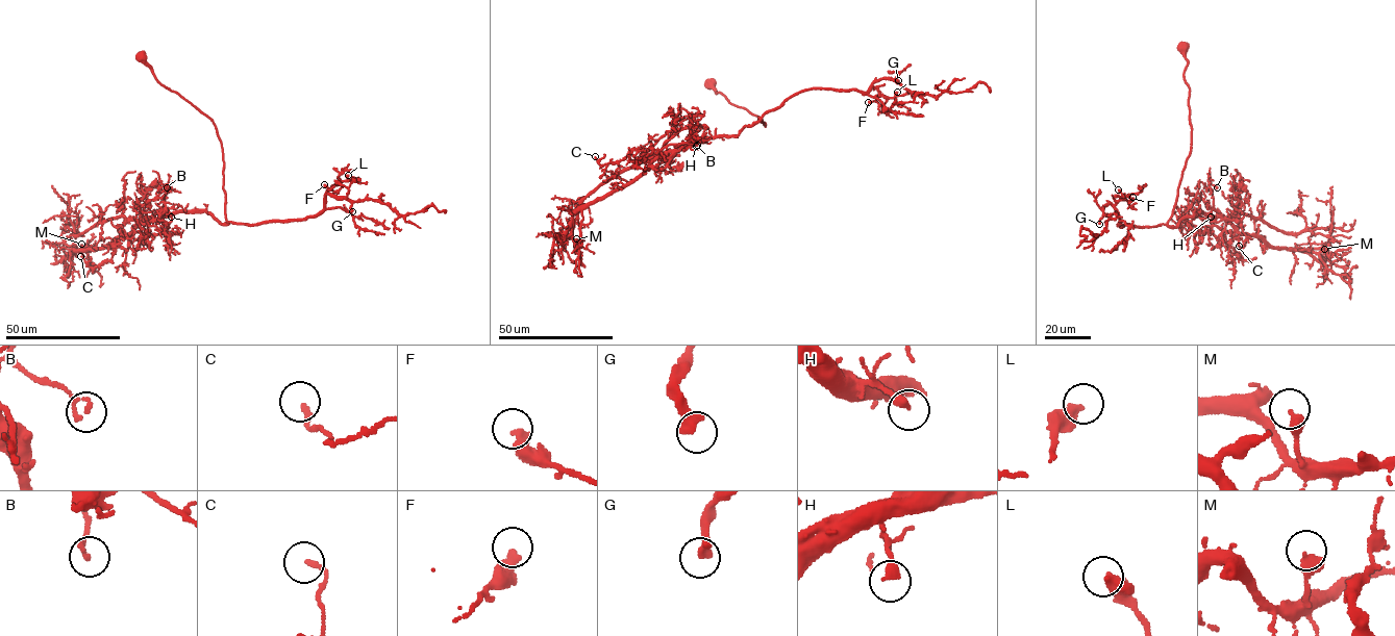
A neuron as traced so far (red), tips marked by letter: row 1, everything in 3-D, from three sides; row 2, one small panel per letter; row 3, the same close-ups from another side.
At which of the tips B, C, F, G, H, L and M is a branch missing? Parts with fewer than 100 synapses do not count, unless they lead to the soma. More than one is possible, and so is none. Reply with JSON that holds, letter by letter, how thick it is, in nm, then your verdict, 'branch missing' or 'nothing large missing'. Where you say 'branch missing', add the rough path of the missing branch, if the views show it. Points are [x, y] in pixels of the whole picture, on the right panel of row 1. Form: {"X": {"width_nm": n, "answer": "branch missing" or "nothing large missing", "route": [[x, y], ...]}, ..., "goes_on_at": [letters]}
{"B": {"width_nm": 180, "answer": "nothing large missing"}, "C": {"width_nm": 190, "answer": "nothing large missing"}, "F": {"width_nm": 360, "answer": "nothing large missing"}, "G": {"width_nm": 360, "answer": "branch missing", "route": [[1099, 224], [1095, 233], [1086, 228], [1086, 203]]}, "H": {"width_nm": 320, "answer": "nothing large missing"}, "L": {"width_nm": 480, "answer": "nothing large missing"}, "M": {"width_nm": 440, "answer": "nothing large missing"}, "goes_on_at": ["G"]}

